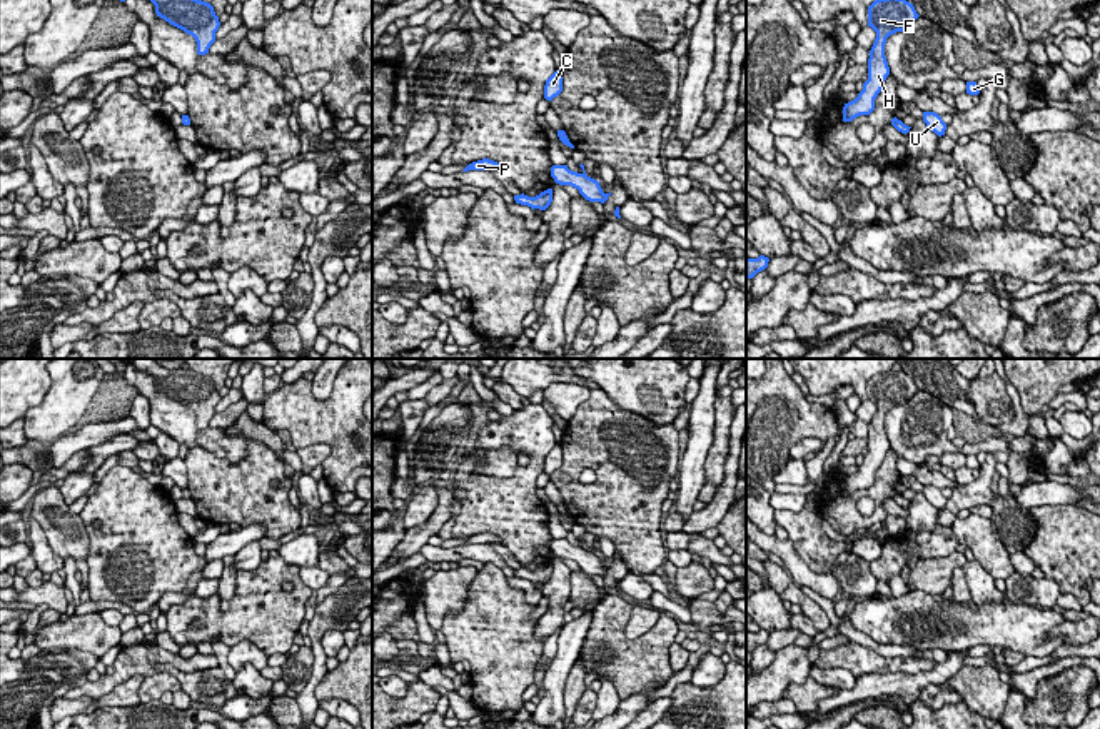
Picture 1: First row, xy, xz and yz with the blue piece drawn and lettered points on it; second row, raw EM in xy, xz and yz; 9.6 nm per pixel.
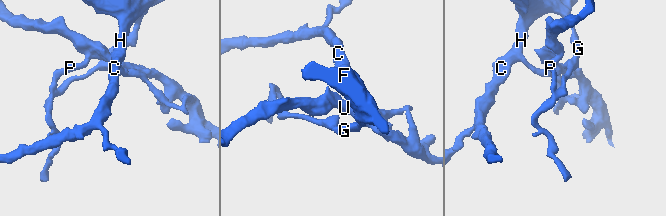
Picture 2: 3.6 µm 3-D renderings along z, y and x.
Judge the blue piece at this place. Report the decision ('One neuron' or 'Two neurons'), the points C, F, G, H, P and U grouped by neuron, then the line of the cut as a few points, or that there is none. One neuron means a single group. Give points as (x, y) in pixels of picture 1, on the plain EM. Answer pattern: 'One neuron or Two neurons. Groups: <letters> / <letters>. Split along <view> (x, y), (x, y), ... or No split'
Two neurons. Groups: C F G H / P U. Split along xz (565, 506), (560, 512)

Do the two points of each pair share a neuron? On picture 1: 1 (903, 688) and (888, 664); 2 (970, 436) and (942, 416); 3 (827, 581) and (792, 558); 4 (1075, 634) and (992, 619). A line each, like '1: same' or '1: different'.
1: different
2: different
3: same
4: different

